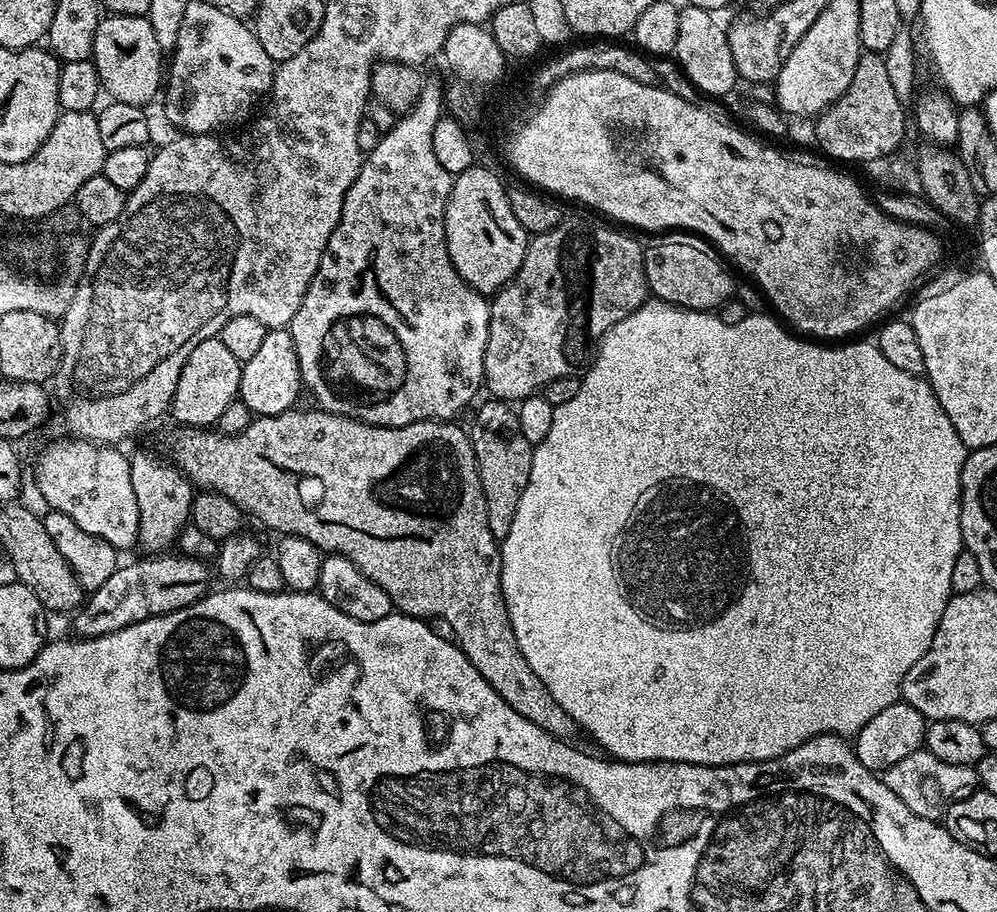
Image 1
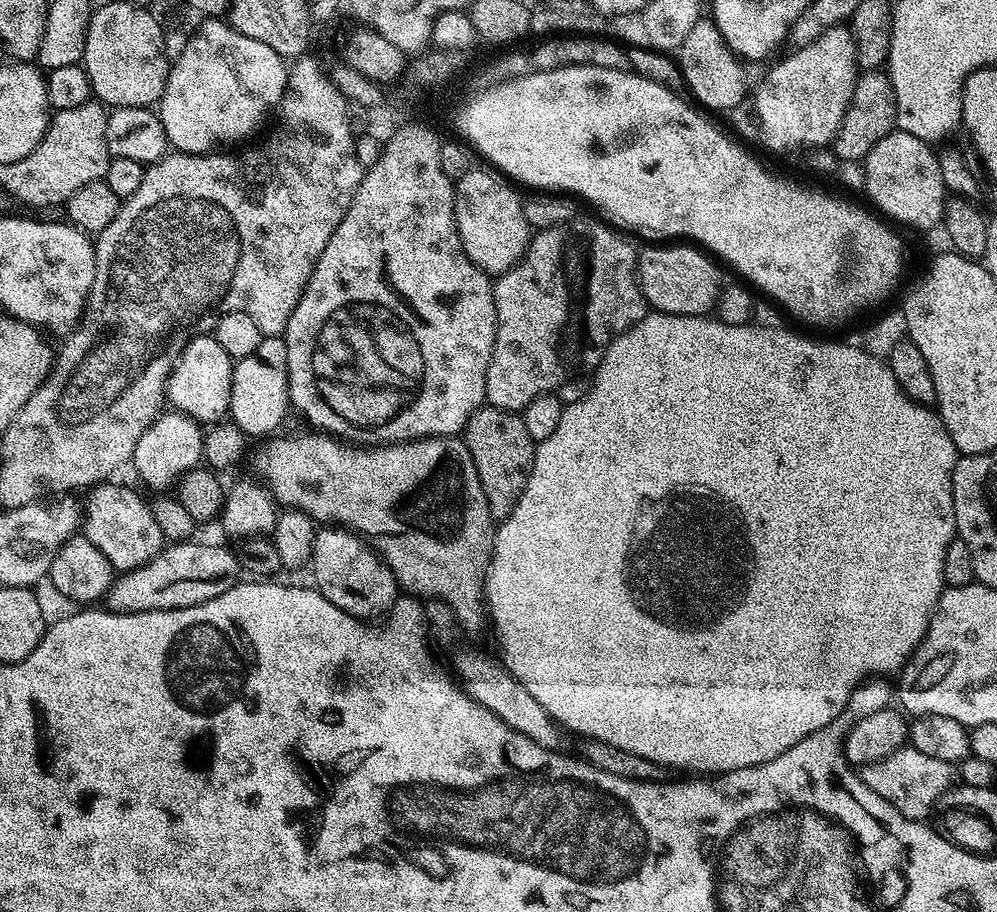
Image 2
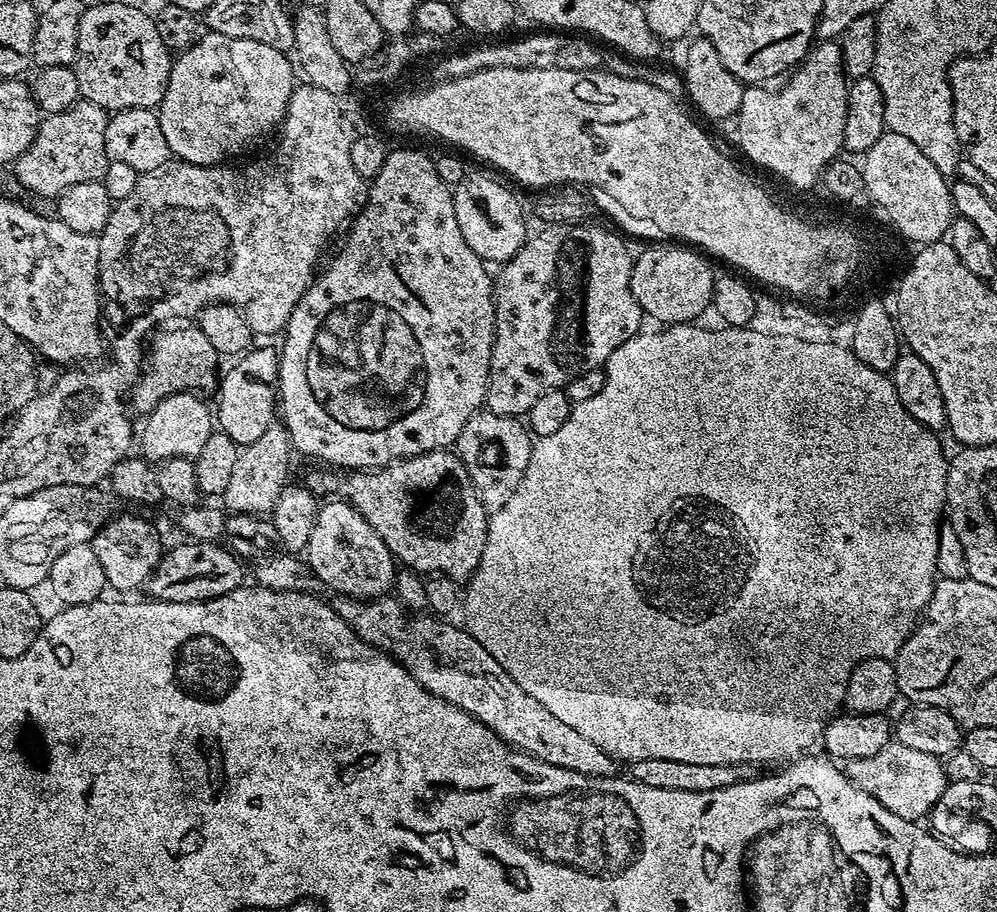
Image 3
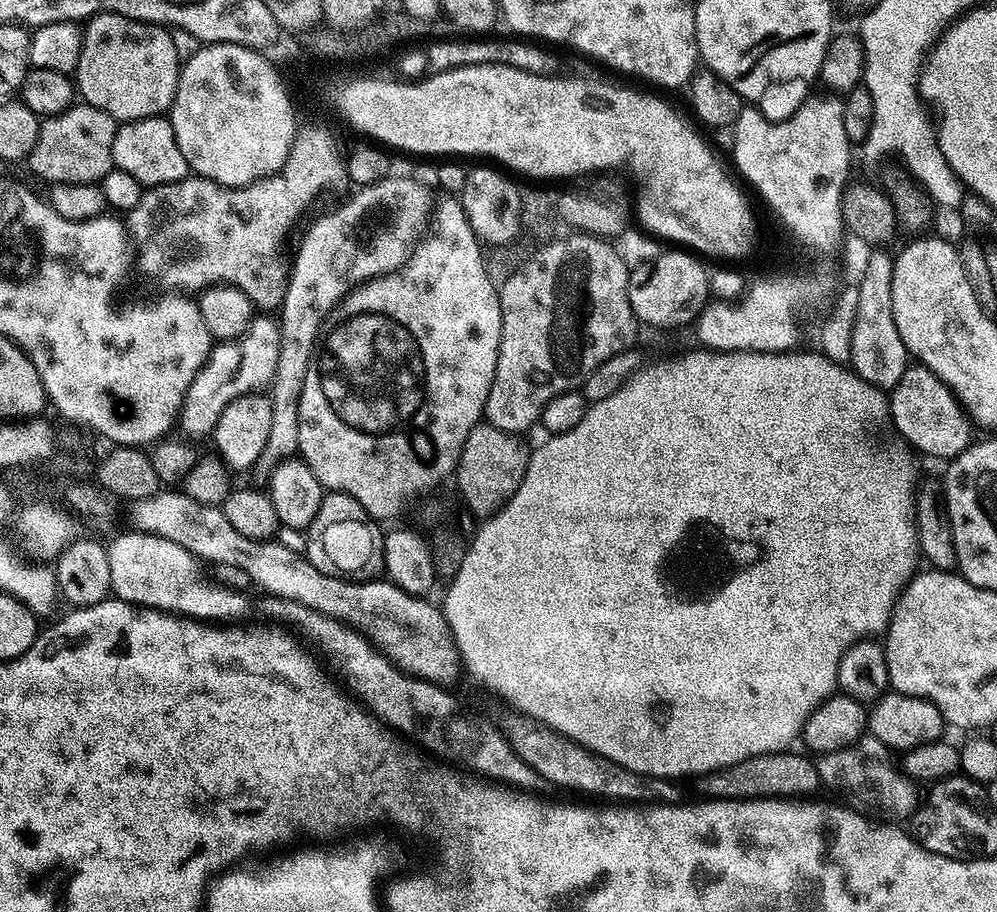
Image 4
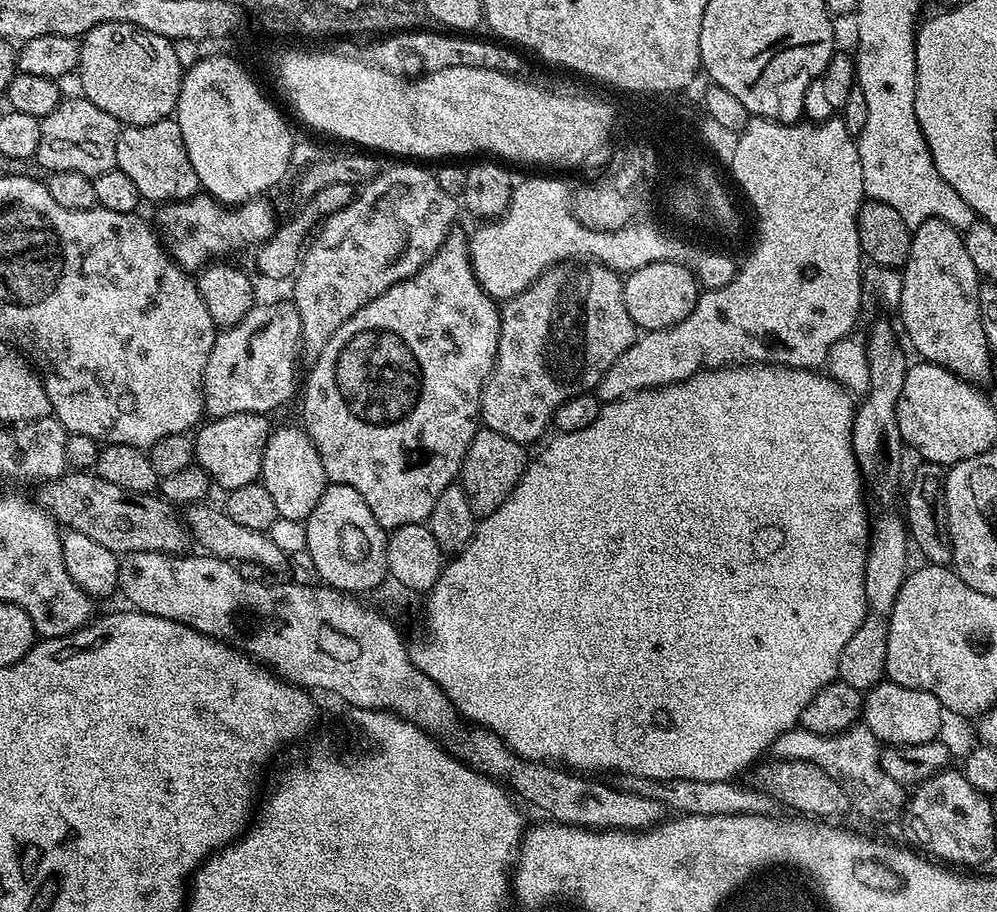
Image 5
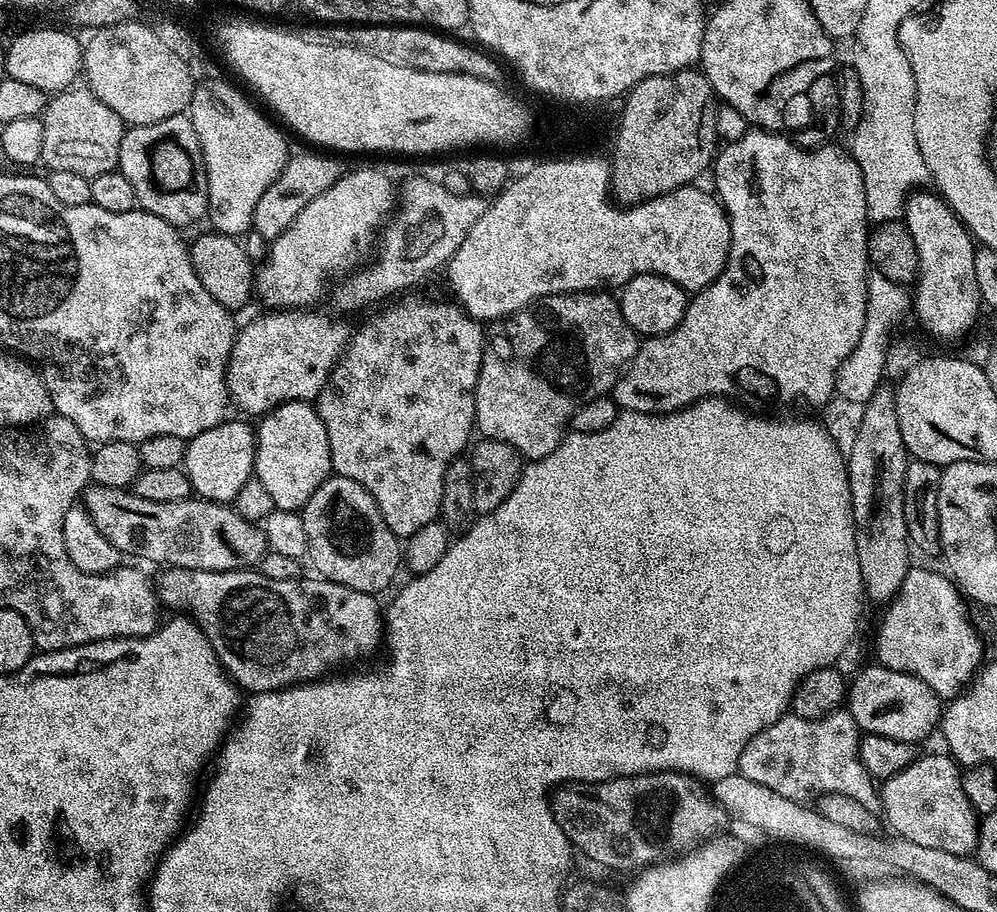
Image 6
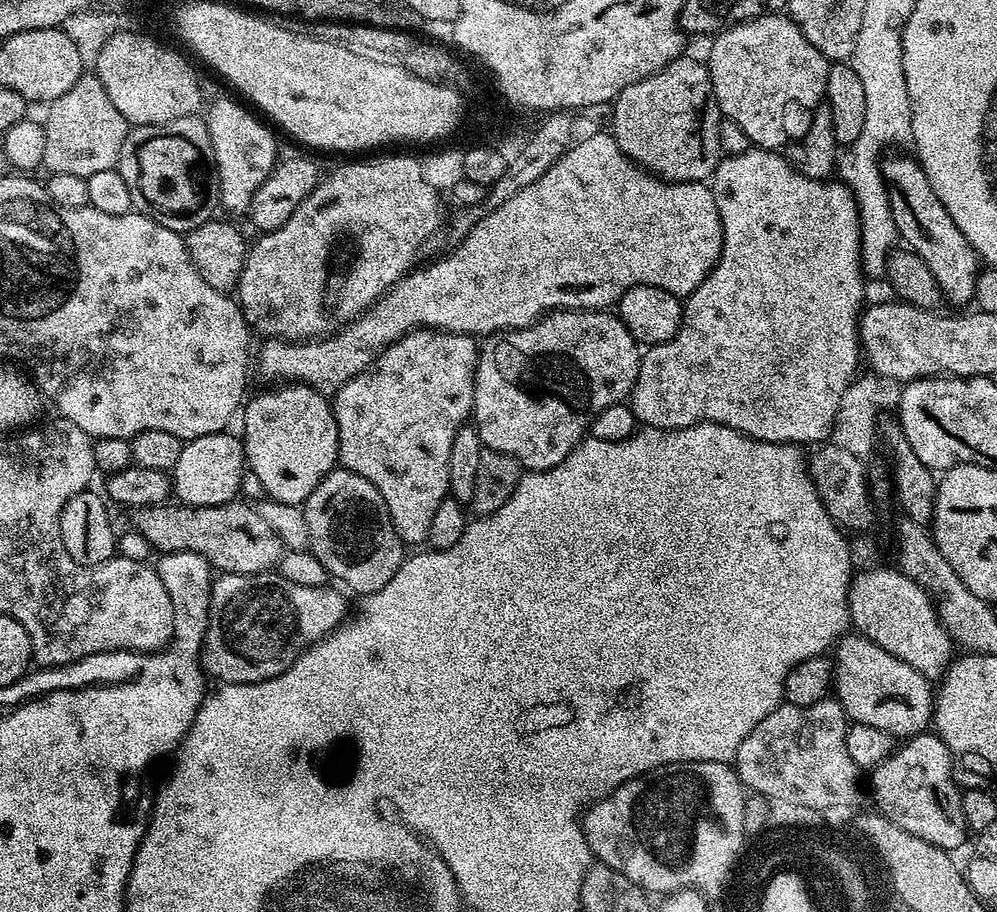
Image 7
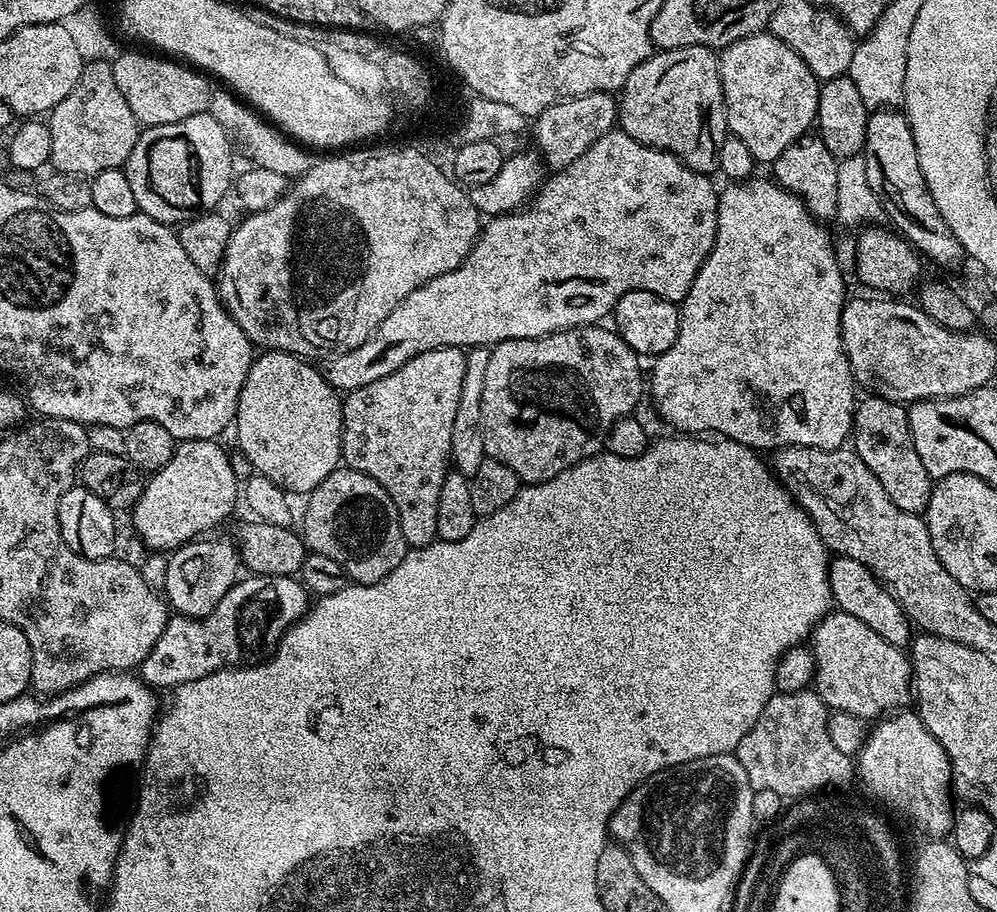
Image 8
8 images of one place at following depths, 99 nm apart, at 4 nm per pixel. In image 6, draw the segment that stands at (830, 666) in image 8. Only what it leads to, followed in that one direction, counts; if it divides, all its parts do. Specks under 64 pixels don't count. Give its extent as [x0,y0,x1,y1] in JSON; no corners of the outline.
[846,662,942,745]

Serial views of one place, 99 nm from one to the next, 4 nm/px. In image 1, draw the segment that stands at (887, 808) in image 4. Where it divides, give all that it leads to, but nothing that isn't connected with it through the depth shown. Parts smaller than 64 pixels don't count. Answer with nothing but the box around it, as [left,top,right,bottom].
[882,750,980,821]

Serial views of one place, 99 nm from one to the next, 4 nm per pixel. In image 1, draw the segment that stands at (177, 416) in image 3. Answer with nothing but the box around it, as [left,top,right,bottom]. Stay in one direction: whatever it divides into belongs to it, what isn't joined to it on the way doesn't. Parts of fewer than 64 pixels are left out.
[128,452,194,554]

